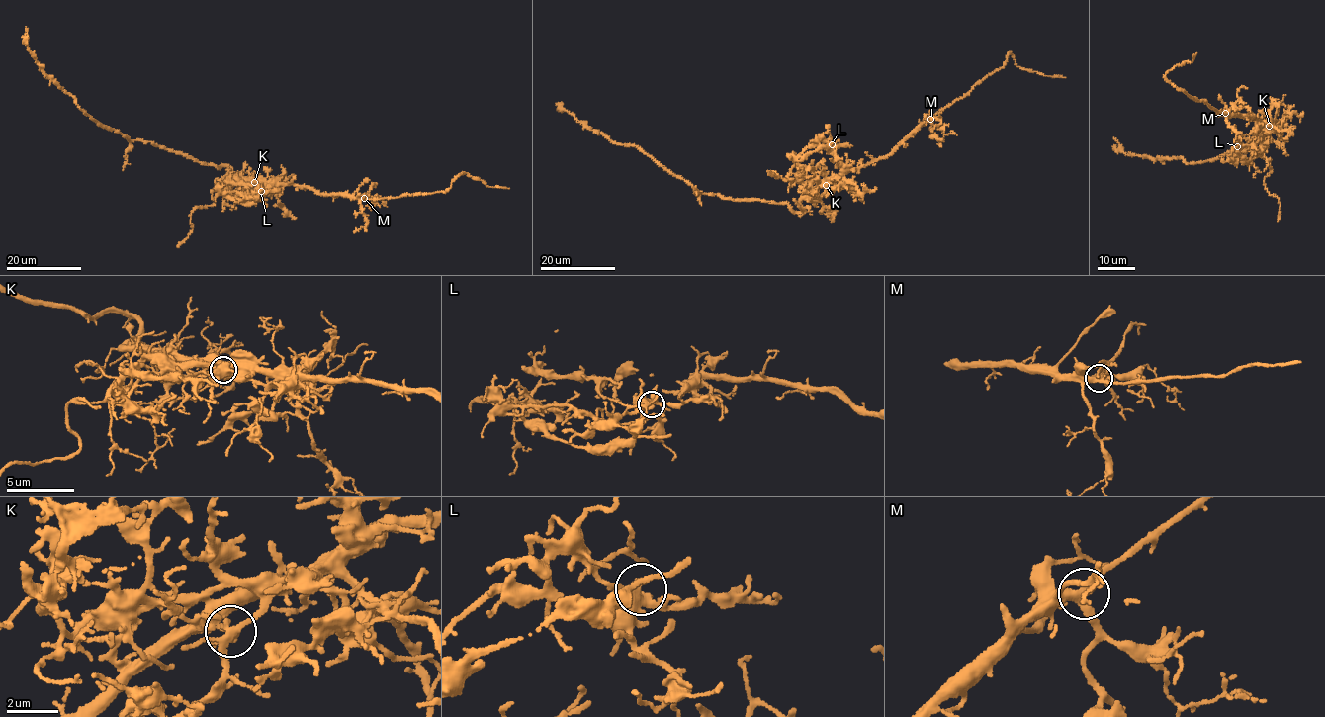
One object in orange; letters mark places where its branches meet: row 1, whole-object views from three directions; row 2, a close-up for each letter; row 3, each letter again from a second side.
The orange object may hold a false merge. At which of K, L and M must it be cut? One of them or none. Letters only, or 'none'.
K

